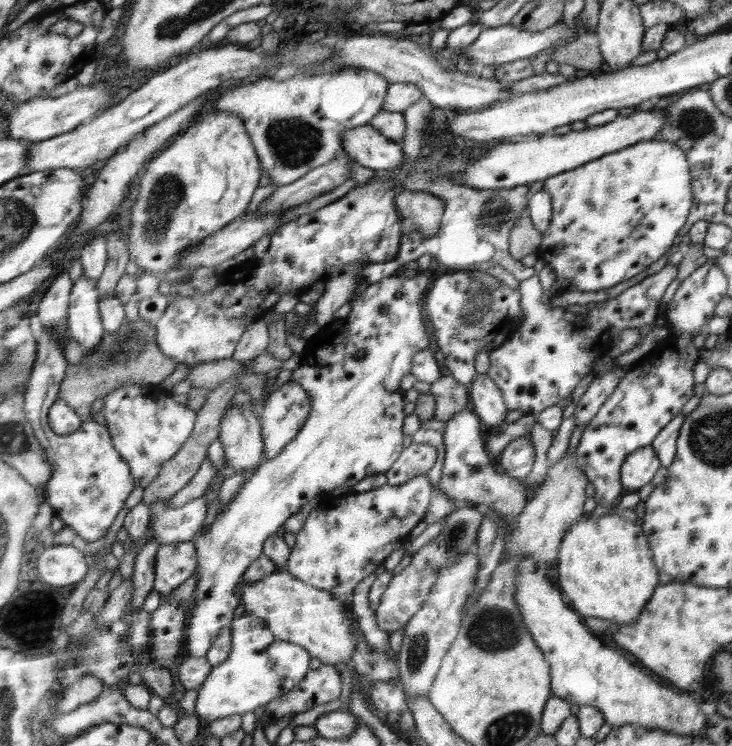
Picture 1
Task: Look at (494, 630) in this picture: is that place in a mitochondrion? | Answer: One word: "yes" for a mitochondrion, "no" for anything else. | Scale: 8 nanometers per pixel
yes

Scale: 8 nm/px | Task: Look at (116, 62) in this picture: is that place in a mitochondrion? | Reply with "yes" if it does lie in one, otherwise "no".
no

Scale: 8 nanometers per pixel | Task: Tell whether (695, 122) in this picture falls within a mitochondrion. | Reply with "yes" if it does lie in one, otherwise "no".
yes

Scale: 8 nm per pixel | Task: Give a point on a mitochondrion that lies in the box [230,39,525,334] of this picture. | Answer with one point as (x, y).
(294, 141)

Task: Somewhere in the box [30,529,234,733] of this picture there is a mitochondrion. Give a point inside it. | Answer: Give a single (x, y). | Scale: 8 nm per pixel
(93, 650)

